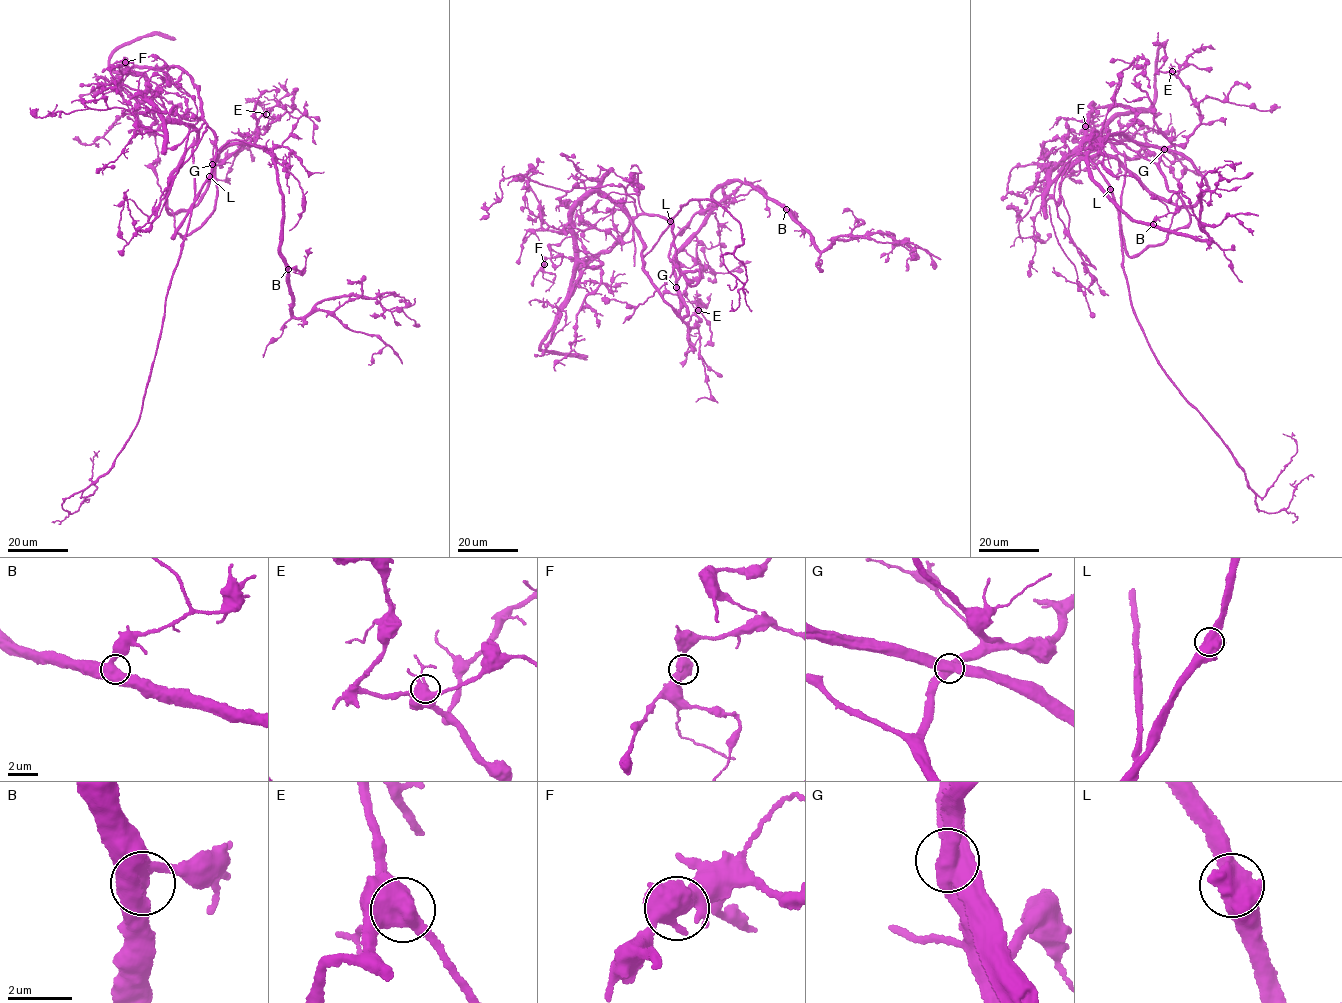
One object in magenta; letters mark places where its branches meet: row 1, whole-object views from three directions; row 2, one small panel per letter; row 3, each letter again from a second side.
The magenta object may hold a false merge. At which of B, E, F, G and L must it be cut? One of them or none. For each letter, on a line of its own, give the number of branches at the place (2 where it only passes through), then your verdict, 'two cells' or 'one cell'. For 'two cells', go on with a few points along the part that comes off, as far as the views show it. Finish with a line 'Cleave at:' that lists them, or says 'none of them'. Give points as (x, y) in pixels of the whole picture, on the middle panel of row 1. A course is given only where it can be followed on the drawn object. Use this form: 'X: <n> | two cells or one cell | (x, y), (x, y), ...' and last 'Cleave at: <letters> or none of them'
B: 3 | one cell
E: 5 | one cell
F: 3 | one cell
G: 4 | two cells | (675, 287), (697, 268), (700, 280), (679, 271), (670, 219), (707, 198), (741, 226), (747, 279), (732, 300)
L: 3 | one cell
Cleave at: G

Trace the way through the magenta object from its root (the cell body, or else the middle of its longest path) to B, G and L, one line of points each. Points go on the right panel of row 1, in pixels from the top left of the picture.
B: (1186, 206), (1168, 189), (1157, 165), (1112, 139), (1098, 141), (1089, 150), (1089, 179), (1126, 214), (1153, 224)
G: (1186, 206), (1168, 189), (1159, 164), (1160, 152), (1164, 149)
L: (1186, 206), (1189, 223), (1174, 229), (1162, 242), (1148, 245), (1129, 255), (1110, 189)

